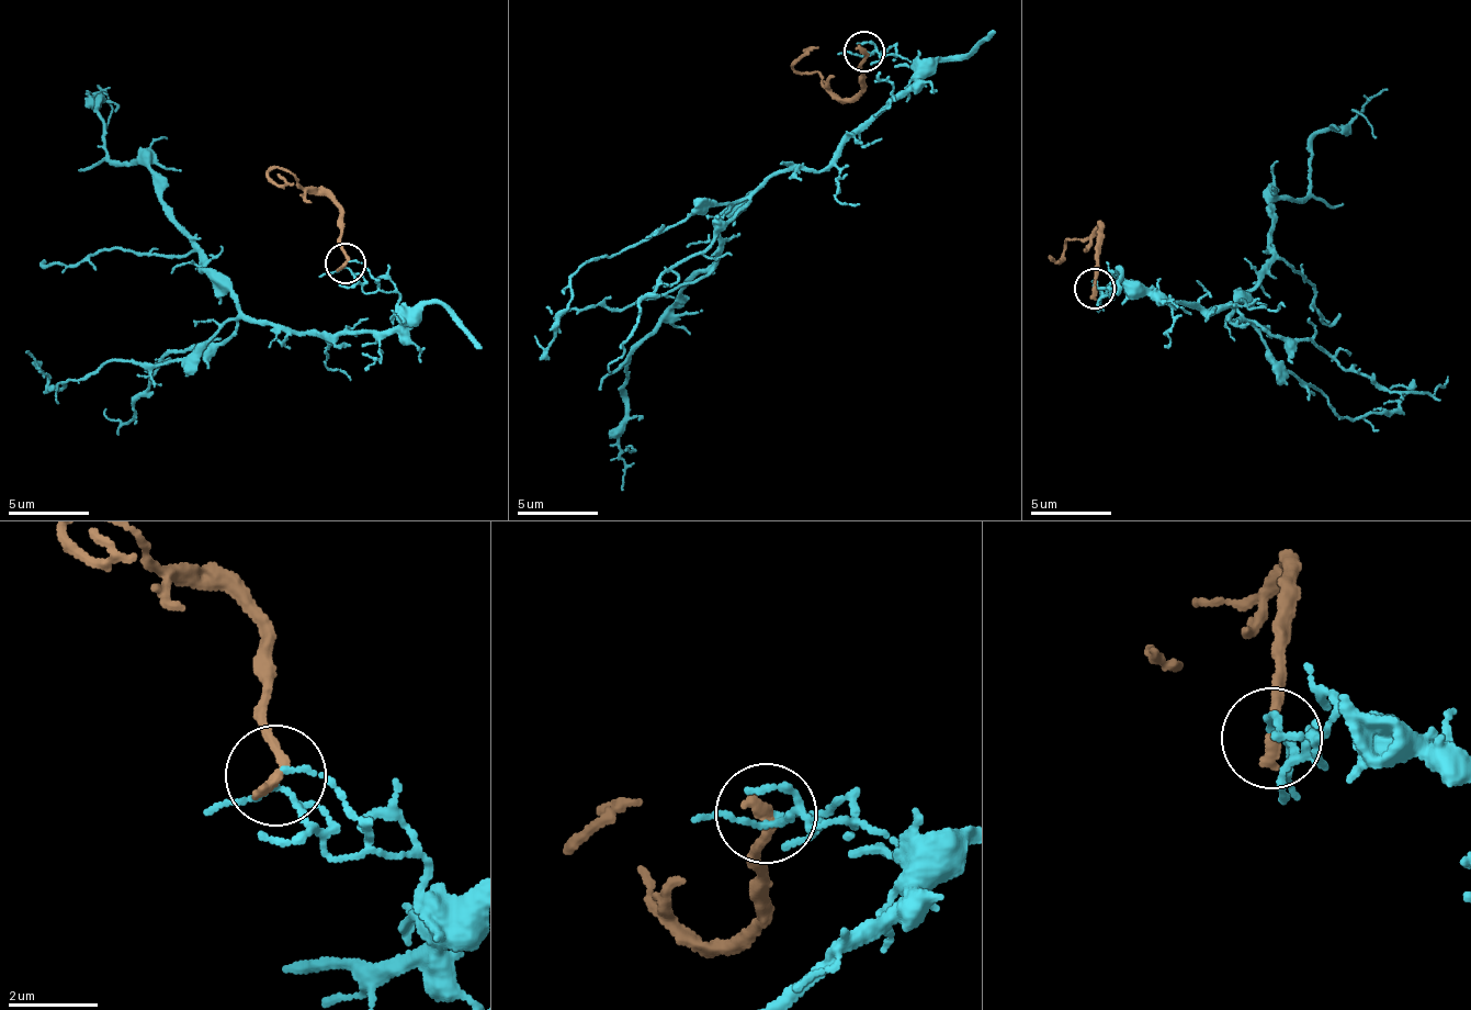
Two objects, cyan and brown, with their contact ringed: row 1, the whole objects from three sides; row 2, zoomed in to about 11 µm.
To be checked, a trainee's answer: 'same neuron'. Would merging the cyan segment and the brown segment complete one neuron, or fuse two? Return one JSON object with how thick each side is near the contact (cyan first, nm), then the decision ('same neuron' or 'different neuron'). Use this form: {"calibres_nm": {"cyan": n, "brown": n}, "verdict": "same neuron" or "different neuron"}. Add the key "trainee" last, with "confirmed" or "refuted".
{"calibres_nm": {"cyan": 110, "brown": 260}, "verdict": "different neuron", "trainee": "refuted"}

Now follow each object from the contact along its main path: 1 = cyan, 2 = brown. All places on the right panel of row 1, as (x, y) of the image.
1: (1093, 285), (1241, 317), (1271, 255), (1269, 204), (1309, 194), (1313, 138), (1357, 112), (1378, 138)
2: (1093, 288), (1098, 226), (1067, 238), (1064, 253), (1051, 258)

